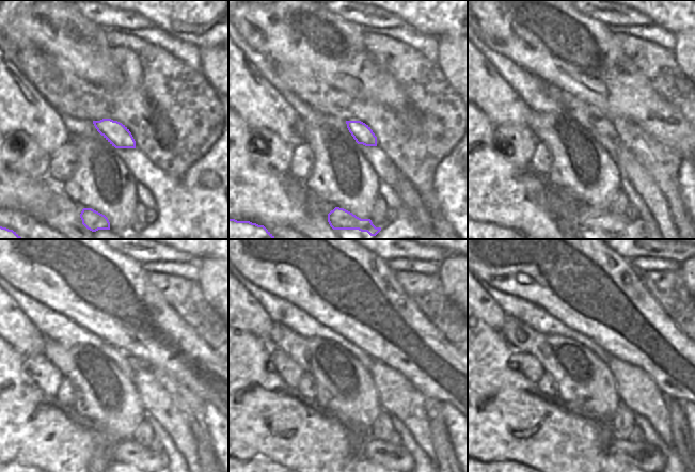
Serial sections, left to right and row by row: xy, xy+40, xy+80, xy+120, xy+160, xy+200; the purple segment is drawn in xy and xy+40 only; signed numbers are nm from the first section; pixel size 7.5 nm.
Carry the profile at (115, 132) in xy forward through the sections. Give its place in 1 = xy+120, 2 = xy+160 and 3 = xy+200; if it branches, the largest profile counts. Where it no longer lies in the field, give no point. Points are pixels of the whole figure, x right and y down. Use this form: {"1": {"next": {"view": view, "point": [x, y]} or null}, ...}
{"1": {"next": {"view": "xy+120", "point": [127, 363]}}, "2": {"next": {"view": "xy+160", "point": [367, 360]}}, "3": {"next": {"view": "xy+200", "point": [596, 349]}}}

